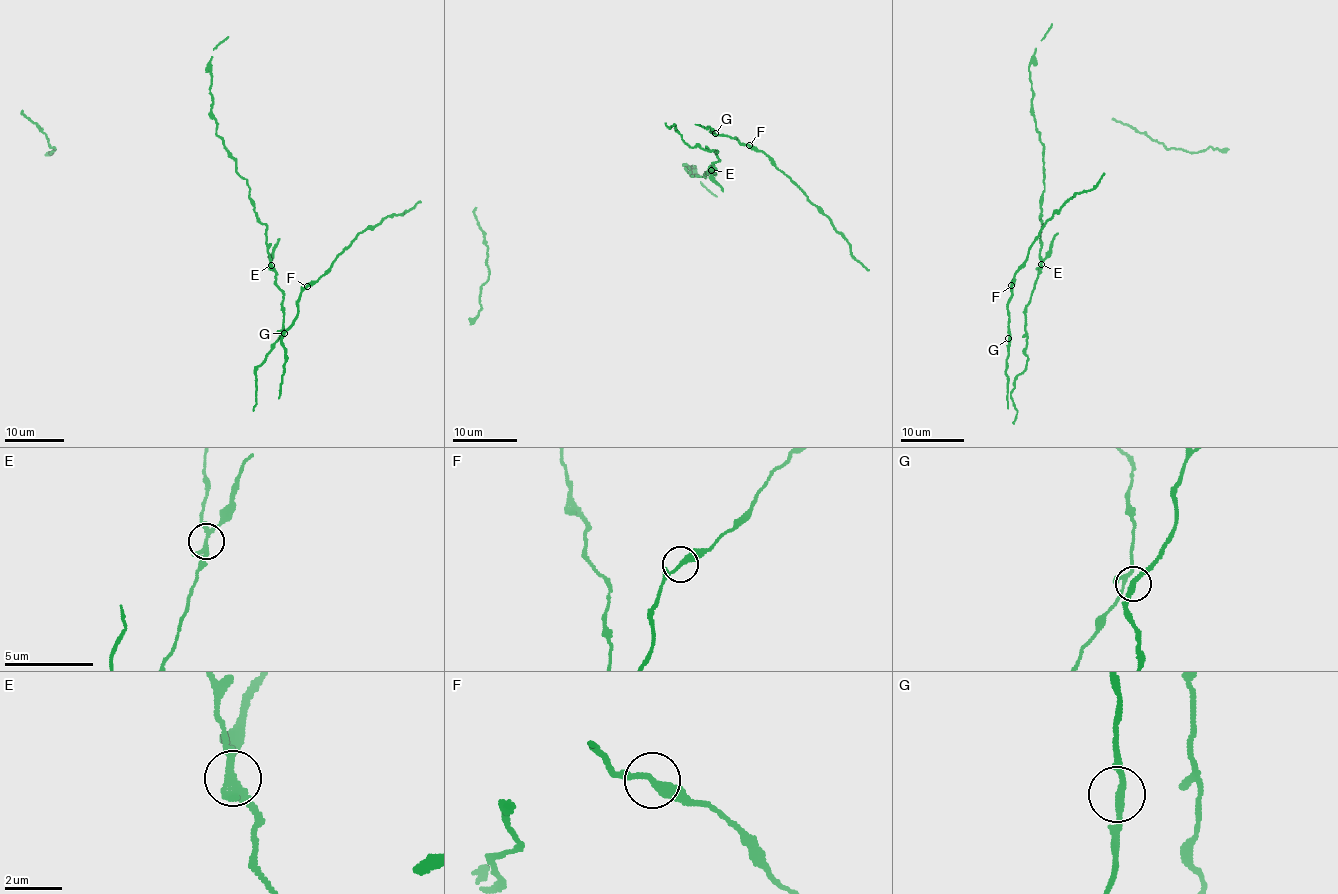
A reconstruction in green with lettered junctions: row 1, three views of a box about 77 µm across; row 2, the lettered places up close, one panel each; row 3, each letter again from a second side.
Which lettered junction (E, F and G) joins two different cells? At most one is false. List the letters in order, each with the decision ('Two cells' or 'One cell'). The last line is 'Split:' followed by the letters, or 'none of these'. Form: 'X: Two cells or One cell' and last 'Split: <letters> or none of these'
E: Two cells
F: One cell
G: One cell
Split: E

